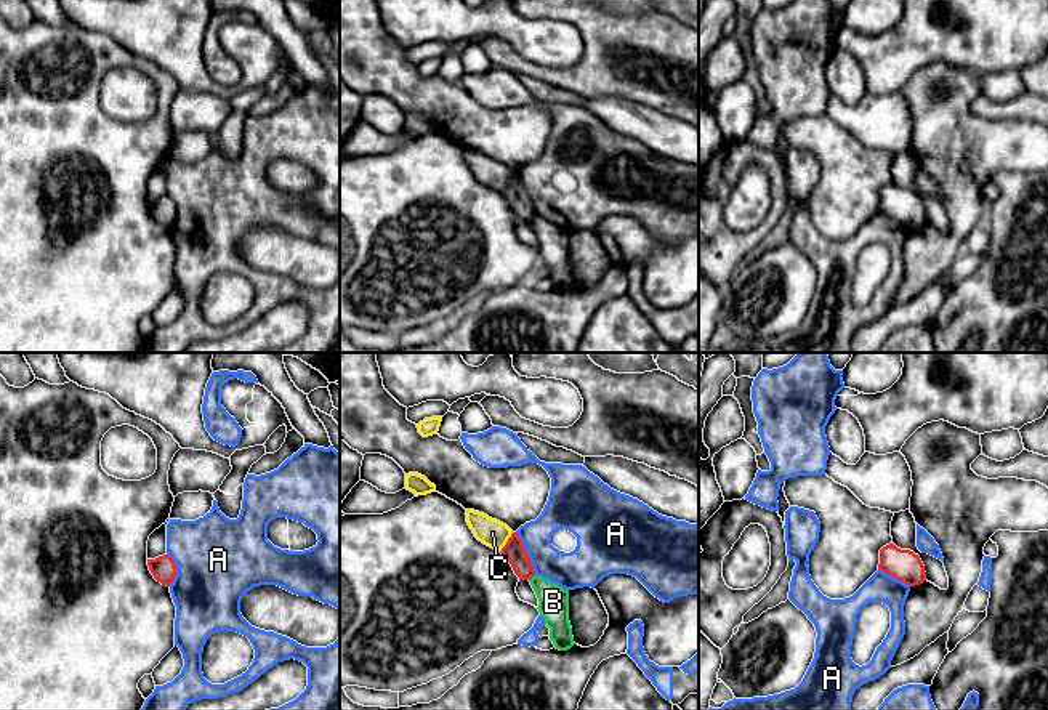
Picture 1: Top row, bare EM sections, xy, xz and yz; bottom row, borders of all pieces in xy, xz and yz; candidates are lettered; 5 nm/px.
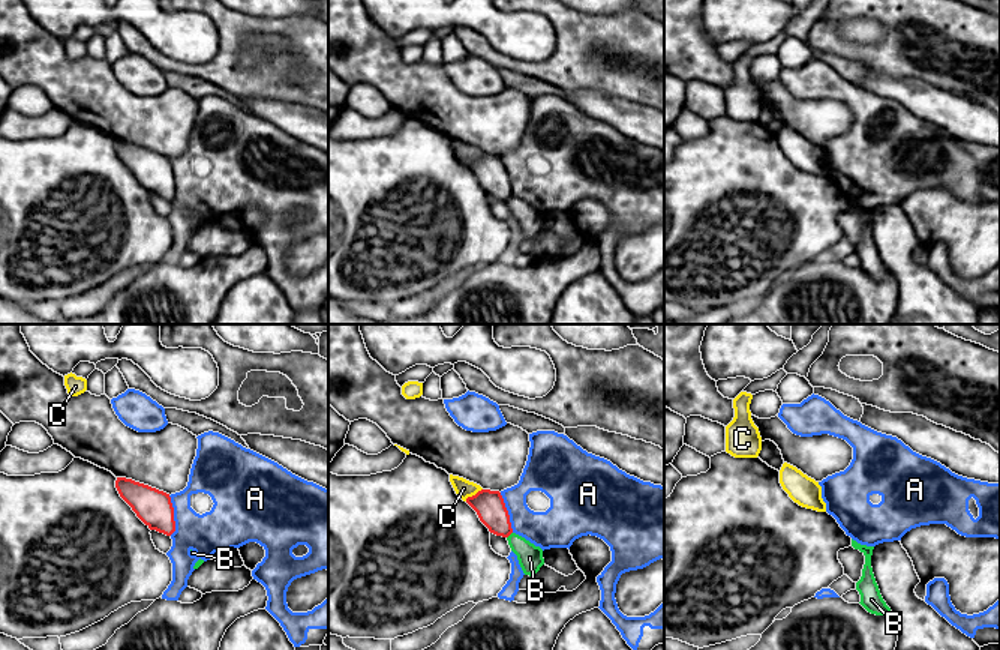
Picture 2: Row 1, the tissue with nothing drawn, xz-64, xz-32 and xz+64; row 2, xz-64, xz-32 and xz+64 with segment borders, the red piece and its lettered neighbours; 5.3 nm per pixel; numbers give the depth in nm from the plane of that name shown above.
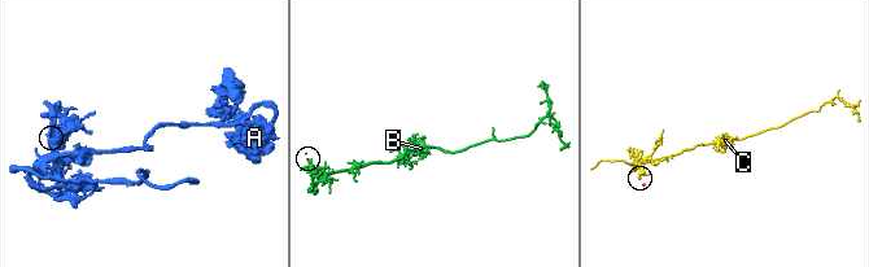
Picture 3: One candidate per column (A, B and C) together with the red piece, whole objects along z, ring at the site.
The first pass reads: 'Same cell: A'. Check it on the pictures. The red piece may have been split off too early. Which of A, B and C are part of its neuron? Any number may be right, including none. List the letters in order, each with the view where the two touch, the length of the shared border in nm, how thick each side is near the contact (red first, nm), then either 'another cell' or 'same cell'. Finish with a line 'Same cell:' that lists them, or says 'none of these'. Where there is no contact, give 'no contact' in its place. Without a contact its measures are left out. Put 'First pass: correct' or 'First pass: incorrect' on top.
First pass: correct
A: xz | 240 nm | 110/180 nm | same cell
B: xz | 50 nm | 110/160 nm | another cell
C: xz | 120 nm | 110/140 nm | another cell
Same cell: A

